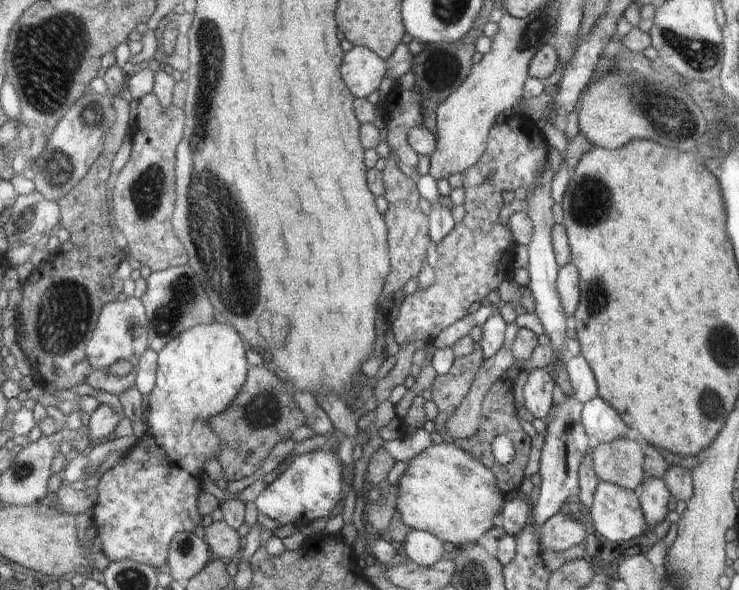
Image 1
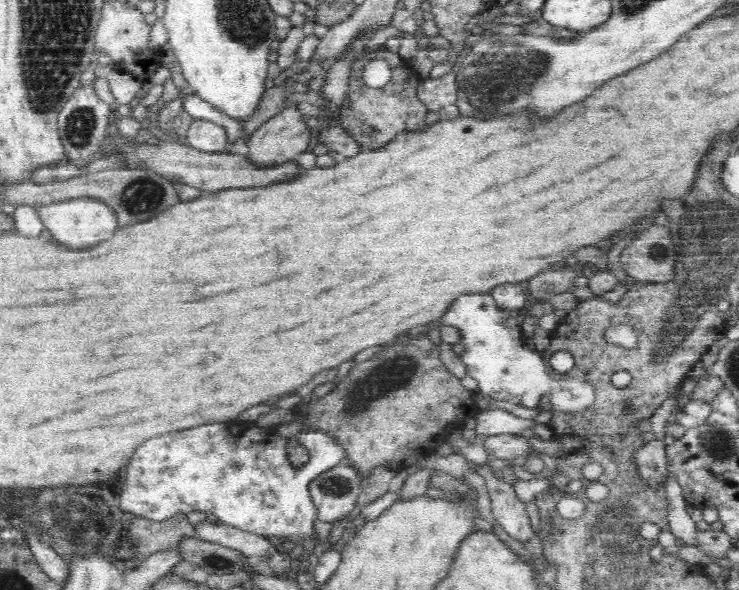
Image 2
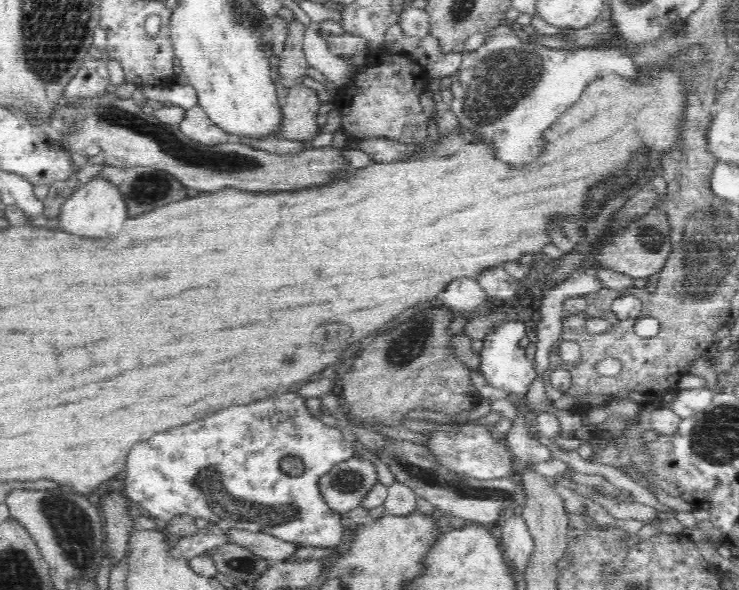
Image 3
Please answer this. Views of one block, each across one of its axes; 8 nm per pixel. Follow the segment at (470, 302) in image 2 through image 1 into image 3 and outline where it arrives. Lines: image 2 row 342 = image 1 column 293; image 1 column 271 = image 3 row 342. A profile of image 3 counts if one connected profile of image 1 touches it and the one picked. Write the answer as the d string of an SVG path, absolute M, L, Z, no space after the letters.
M519 320L516 322L502 322L500 326L492 328L492 331L489 331L482 338L483 346L478 353L480 355L478 371L484 375L486 381L497 389L506 393L517 394L518 397L528 393L530 384L534 382L537 375L534 371L534 359L529 359L524 348L518 345L518 342L524 336L526 336L526 326L523 322Z

